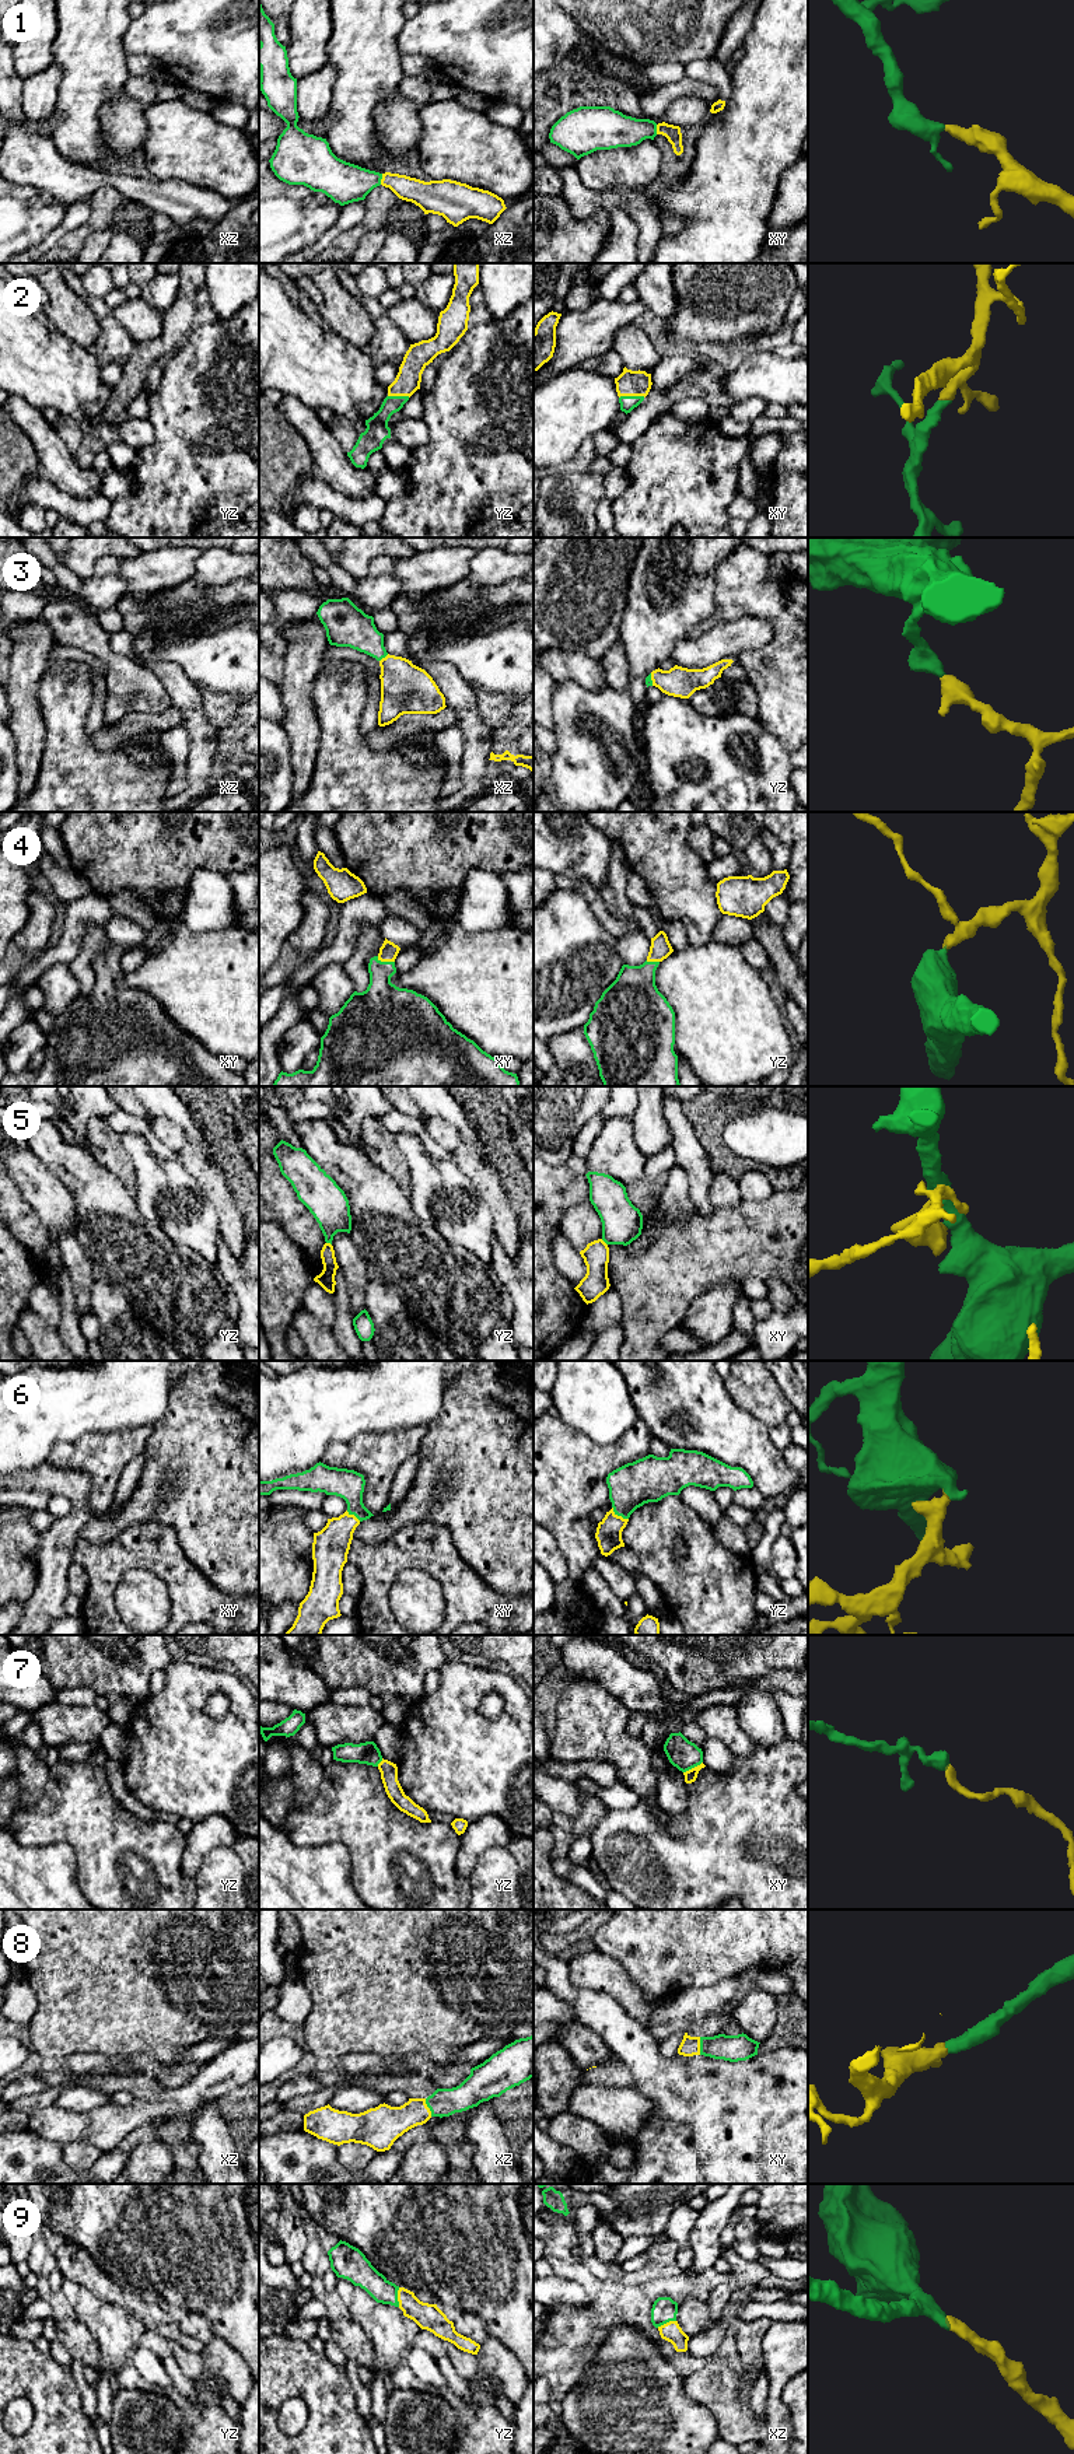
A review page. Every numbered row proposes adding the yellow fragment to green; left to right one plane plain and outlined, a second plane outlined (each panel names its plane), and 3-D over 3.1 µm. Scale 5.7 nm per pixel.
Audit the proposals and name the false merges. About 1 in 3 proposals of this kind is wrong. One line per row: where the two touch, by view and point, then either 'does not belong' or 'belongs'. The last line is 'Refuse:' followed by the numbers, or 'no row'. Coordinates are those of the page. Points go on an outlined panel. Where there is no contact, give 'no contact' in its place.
1: meets green in xz at (381, 178); belongs
2: meets green in xy at (632, 396); belongs
3: meets green in xz at (384, 657); belongs
4: meets green in xy at (385, 962); belongs
5: meets green in xy at (604, 1240); does not belong
6: meets green in yz at (619, 1515); belongs
7: meets green in xy at (692, 1767); does not belong
8: meets green in xz at (429, 2107); belongs
9: meets green in yz at (396, 2297); belongs
Refuse: 5, 7

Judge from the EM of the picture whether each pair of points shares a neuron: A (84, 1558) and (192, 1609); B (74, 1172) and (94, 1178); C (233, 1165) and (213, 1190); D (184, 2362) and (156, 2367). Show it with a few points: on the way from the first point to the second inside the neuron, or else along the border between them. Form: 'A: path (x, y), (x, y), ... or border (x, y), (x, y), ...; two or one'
A: path (114, 1558), (154, 1558), (175, 1579); one
B: path (79, 1172), (84, 1178), (90, 1178); one
C: border (210, 1159), (223, 1175), (223, 1180), (237, 1207); two
D: border (139, 2344), (149, 2348), (161, 2360); two

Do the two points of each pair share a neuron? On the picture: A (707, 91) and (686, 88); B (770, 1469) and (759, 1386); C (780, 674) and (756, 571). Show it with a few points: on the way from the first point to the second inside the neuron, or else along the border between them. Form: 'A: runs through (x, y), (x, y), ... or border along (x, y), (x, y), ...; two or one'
A: runs through (702, 90), (692, 88); one
B: border along (737, 1404), (769, 1427); two
C: runs through (782, 648), (782, 612), (766, 597); one

